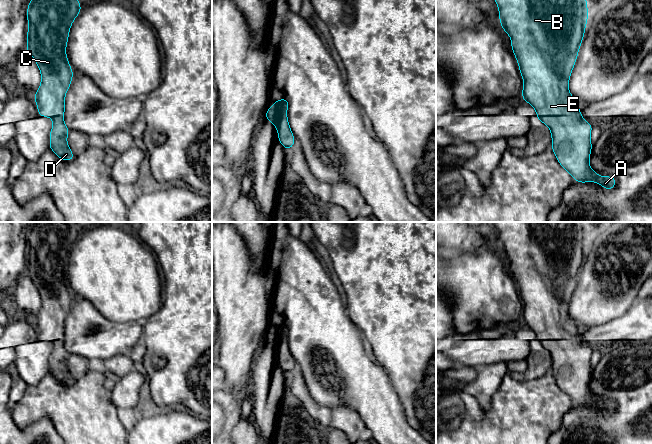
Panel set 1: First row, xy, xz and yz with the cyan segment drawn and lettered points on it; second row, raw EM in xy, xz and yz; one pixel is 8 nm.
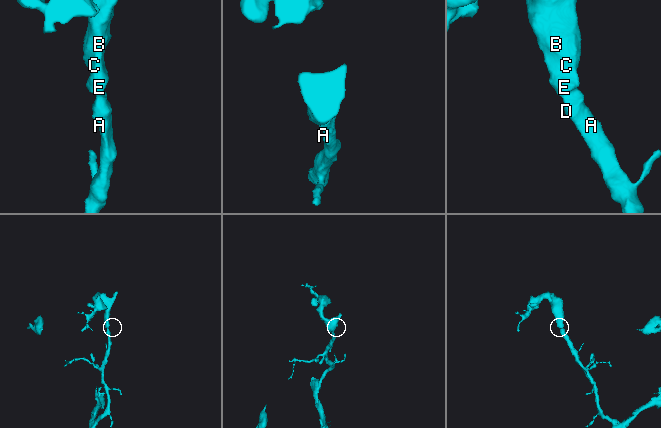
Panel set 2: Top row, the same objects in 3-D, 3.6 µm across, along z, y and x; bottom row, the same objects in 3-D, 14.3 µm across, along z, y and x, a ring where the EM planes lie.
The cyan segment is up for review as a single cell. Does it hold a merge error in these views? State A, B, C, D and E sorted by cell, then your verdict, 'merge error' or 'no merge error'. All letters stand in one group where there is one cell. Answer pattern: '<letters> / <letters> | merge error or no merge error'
A B C D E | no merge error

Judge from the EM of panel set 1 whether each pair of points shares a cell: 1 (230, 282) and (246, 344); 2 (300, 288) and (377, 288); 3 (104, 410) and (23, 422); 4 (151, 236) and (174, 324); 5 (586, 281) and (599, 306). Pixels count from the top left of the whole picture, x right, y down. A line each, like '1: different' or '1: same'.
1: same
2: different
3: same
4: same
5: same

